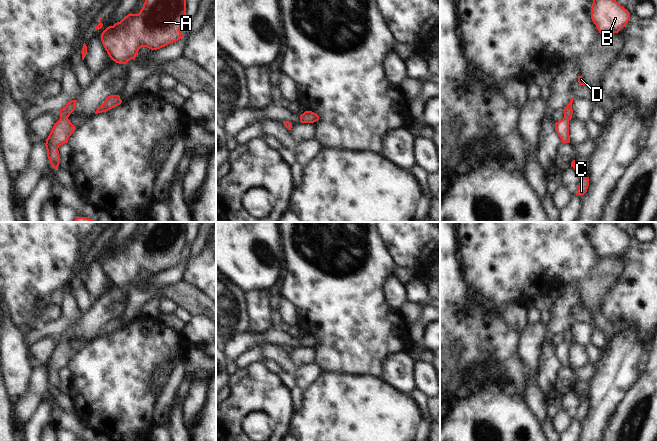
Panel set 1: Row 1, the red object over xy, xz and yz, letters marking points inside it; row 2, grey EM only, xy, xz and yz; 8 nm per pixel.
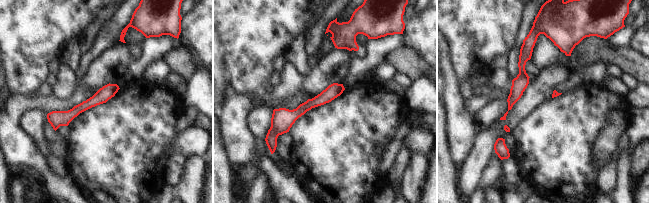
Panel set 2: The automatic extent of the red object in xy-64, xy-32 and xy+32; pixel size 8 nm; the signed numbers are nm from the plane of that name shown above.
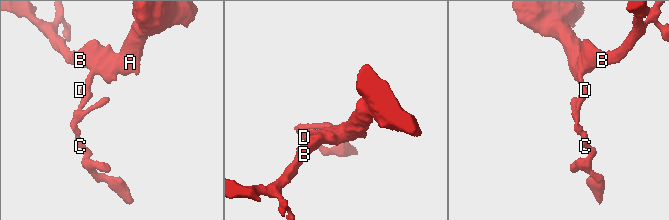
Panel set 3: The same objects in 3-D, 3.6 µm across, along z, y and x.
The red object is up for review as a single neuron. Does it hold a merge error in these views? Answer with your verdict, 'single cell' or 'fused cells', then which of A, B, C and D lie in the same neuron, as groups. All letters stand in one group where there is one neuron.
single cell | A B C D

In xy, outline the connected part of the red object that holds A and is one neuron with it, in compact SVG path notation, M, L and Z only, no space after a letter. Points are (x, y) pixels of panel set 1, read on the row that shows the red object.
M145 0L138 14L128 14L101 34L109 57L119 64L135 59L142 47L157 50L183 38L180 29L186 19L186 0Z

